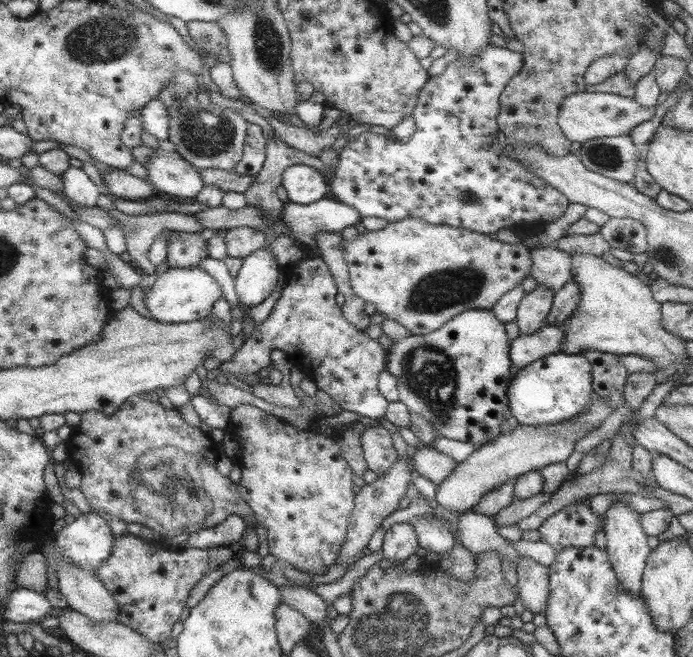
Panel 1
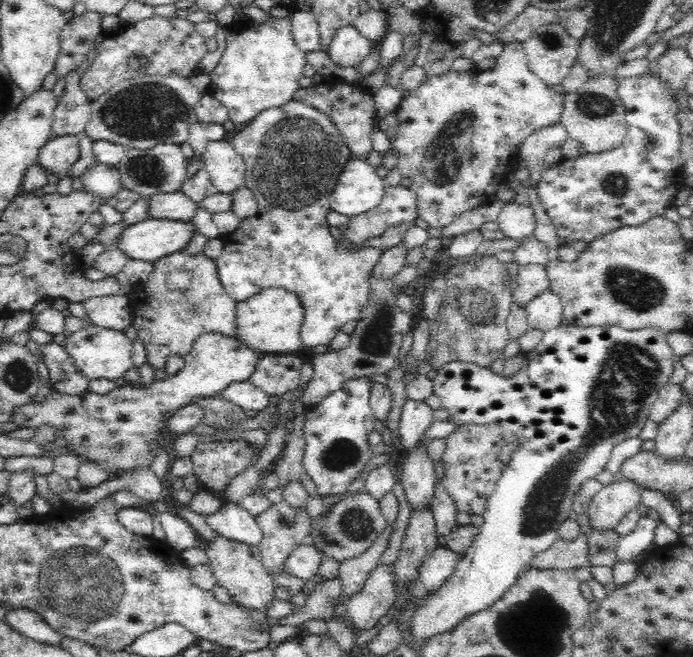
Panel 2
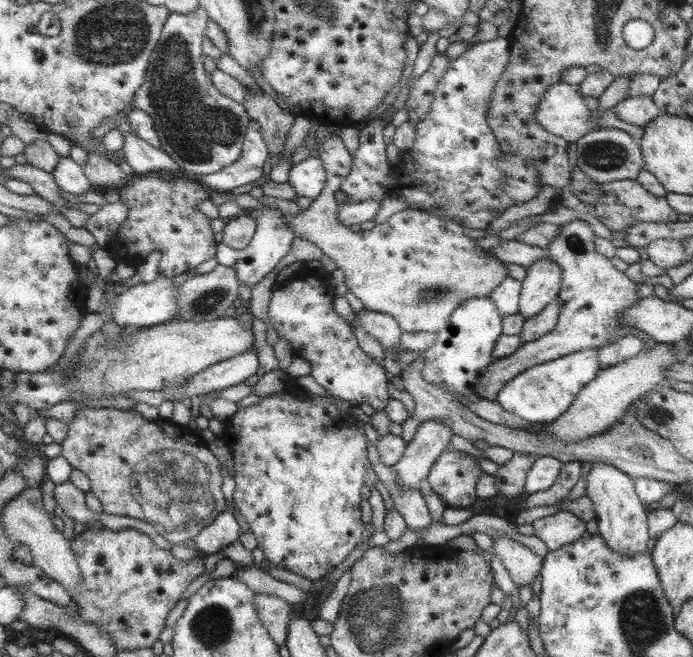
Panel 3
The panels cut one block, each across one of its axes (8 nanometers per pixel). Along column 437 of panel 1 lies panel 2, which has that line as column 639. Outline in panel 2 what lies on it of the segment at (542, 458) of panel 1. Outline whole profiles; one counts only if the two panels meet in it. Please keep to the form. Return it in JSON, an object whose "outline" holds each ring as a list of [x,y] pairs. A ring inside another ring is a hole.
{"outline":[[[624,476],[603,486],[587,510],[591,518],[589,530],[604,532],[614,529],[625,514],[643,503],[640,488],[638,483]]]}

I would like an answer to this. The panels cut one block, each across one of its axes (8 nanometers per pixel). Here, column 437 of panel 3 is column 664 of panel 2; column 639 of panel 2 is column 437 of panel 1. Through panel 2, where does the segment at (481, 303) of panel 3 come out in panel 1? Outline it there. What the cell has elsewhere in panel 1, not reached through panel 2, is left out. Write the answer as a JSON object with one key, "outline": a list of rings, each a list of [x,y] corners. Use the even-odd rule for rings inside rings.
{"outline":[[[468,310],[461,312],[460,315],[453,316],[451,320],[448,320],[441,328],[437,328],[436,331],[425,333],[422,335],[407,335],[397,341],[392,341],[391,345],[385,349],[387,356],[384,360],[384,371],[389,372],[393,378],[397,380],[397,392],[399,394],[399,402],[407,407],[409,412],[421,416],[429,426],[433,429],[433,432],[437,434],[437,437],[449,438],[449,440],[459,440],[459,442],[469,442],[476,448],[483,444],[487,444],[499,436],[501,432],[501,422],[506,420],[503,418],[503,414],[509,410],[507,408],[507,398],[505,398],[505,390],[508,390],[509,380],[511,380],[512,373],[509,371],[509,366],[512,362],[509,362],[509,344],[507,344],[507,336],[505,336],[505,330],[503,330],[503,324],[497,322],[497,318],[490,310]]]}

